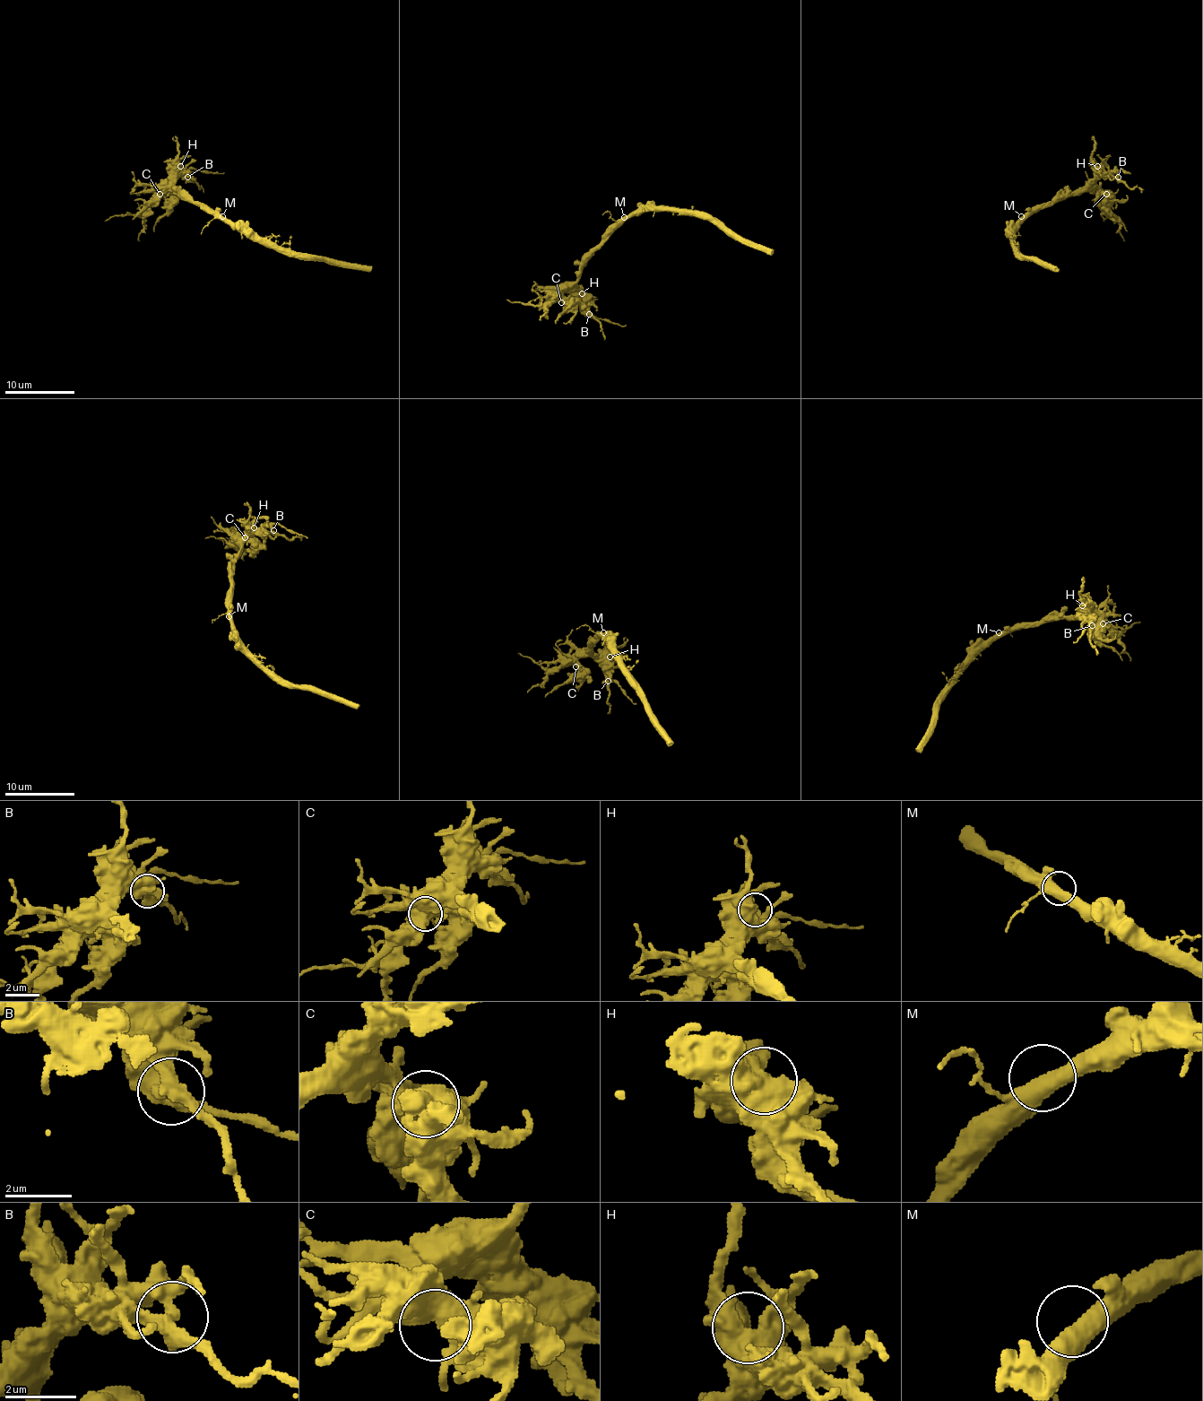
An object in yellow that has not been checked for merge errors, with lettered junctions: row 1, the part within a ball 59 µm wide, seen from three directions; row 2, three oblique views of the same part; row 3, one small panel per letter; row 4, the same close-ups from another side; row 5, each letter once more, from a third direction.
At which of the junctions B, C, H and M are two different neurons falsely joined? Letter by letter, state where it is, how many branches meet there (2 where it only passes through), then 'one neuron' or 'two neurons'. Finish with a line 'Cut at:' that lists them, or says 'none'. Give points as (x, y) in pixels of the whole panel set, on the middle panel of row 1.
B: at (589, 314); 2 branches meet; one neuron
C: at (561, 302); 2 branches meet; one neuron
H: at (582, 293); 1 branches meet; one neuron
M: at (624, 217); 2 branches meet; one neuron
Cut at: none

